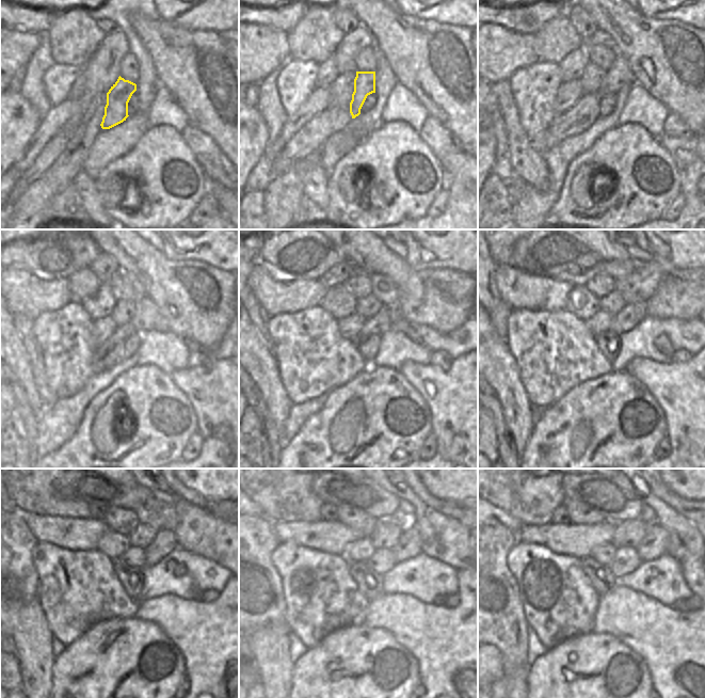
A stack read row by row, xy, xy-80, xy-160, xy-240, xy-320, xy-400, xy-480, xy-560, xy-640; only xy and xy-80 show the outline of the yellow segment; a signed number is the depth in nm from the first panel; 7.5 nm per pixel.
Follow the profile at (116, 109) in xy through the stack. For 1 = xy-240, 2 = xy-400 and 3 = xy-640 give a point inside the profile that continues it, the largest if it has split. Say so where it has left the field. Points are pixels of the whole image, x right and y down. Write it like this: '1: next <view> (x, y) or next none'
1: next xy-240 (146, 317)
2: next xy-400 (668, 339)
3: next xy-640 (682, 605)

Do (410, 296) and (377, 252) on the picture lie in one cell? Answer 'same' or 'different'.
same

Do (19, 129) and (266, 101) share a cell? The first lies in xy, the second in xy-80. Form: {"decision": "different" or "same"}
{"decision": "different"}

